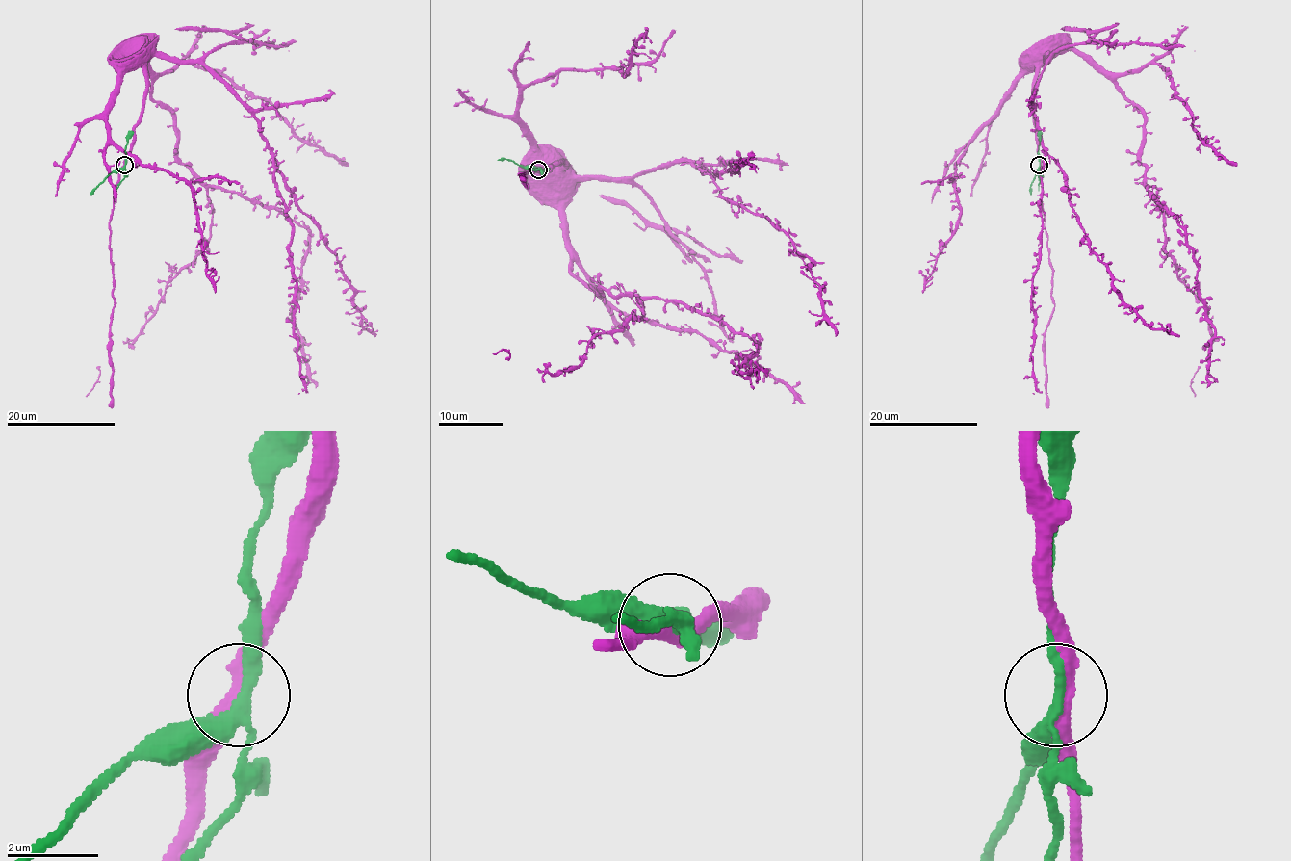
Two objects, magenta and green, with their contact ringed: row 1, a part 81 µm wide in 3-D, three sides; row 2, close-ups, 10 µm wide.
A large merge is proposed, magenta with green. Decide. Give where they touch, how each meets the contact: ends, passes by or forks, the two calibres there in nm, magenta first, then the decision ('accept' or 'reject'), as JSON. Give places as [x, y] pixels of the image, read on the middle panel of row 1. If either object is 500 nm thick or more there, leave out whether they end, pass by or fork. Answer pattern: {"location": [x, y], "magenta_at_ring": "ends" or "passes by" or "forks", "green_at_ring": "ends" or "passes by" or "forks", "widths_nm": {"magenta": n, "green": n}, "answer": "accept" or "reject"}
{"location": [538, 169], "magenta_at_ring": "passes by", "green_at_ring": "forks", "widths_nm": {"magenta": 340, "green": 260}, "answer": "reject"}

